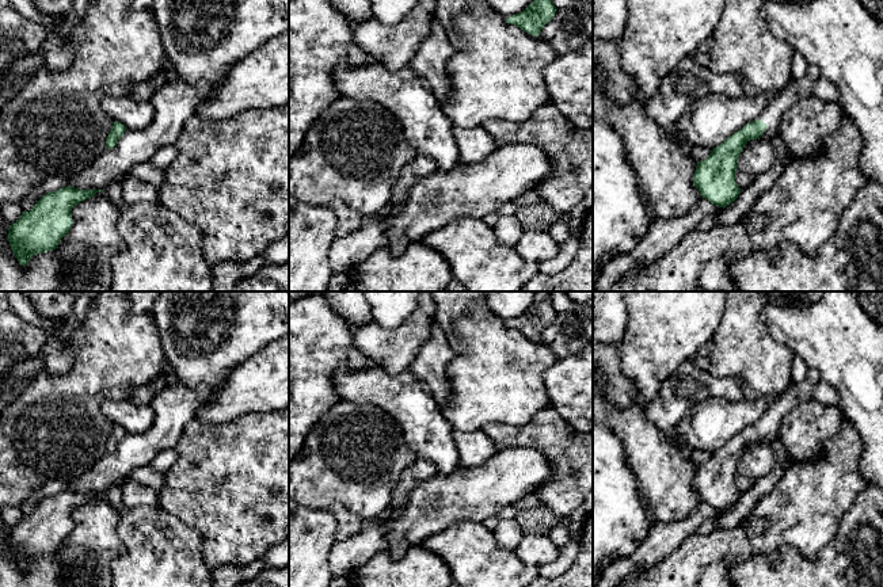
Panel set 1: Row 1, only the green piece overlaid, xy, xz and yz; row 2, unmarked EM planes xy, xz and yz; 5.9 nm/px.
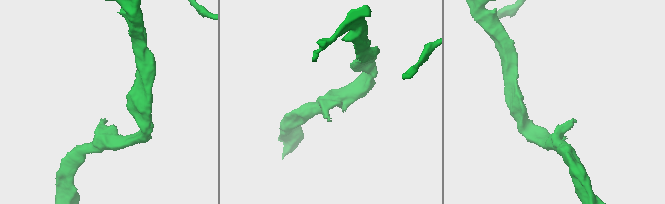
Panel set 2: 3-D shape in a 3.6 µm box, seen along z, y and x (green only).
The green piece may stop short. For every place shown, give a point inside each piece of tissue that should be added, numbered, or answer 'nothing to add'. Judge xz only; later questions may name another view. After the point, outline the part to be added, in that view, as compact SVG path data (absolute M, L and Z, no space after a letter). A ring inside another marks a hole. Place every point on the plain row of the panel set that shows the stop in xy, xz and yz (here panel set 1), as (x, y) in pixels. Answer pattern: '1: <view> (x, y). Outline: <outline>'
nothing to add

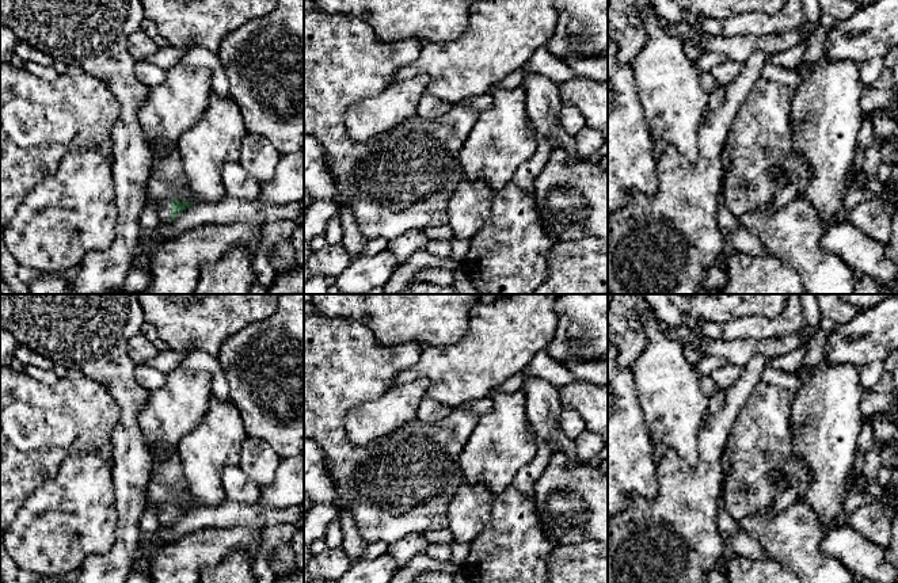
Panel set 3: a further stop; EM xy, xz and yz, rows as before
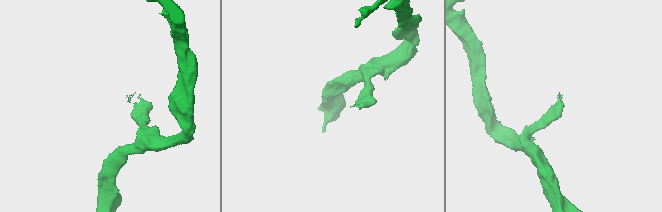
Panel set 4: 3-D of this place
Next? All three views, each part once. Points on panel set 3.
1: xy (166, 486). Outline: M178 451L164 456L160 462L152 465L147 489L147 508L157 511L161 526L170 526L171 504L178 502L184 491L186 481Z

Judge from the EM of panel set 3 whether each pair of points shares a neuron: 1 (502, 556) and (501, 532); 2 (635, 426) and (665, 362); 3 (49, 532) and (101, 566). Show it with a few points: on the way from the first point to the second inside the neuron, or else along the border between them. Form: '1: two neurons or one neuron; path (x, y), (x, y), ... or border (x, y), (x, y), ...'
1: one neuron; path (502, 551), (502, 537)
2: two neurons; border (632, 381), (636, 389), (638, 404), (653, 442)
3: two neurons; border (115, 538), (106, 551), (91, 553), (77, 568)

